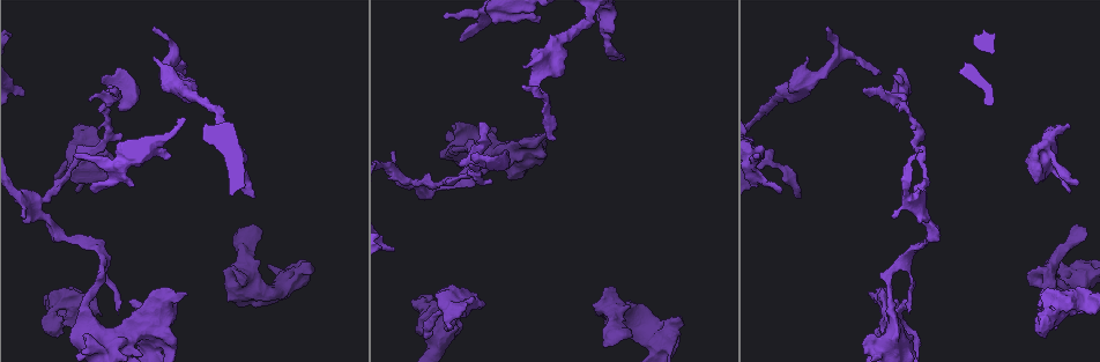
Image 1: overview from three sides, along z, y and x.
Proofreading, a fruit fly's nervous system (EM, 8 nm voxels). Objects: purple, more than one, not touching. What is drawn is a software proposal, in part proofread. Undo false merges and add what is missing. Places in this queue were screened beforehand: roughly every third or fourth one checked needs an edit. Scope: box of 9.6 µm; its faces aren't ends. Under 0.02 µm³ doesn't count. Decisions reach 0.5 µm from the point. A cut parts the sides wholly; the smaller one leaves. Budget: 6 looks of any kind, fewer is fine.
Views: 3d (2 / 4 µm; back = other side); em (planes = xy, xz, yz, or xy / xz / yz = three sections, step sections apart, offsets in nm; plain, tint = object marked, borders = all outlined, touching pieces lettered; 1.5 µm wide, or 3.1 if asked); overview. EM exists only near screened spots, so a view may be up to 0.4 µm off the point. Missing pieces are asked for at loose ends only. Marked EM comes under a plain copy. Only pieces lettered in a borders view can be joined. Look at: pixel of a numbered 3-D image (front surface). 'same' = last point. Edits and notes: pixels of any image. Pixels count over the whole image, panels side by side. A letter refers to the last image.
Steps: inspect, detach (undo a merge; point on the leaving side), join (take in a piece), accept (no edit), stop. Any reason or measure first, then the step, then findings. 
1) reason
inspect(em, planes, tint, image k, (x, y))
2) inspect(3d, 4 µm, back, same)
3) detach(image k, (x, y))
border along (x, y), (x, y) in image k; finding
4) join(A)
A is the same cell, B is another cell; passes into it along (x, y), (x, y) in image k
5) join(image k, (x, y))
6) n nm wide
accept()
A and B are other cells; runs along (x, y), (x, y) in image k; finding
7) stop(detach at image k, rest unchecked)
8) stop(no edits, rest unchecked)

inspect(em, xz, step 4, borders, image 1, (234, 234))

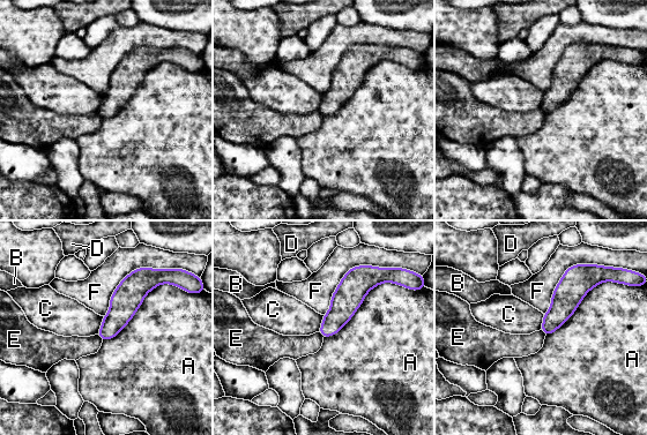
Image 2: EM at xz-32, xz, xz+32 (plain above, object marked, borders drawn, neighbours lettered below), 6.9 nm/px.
cut it another way
inspect(em, xy, step 8, borders, same)

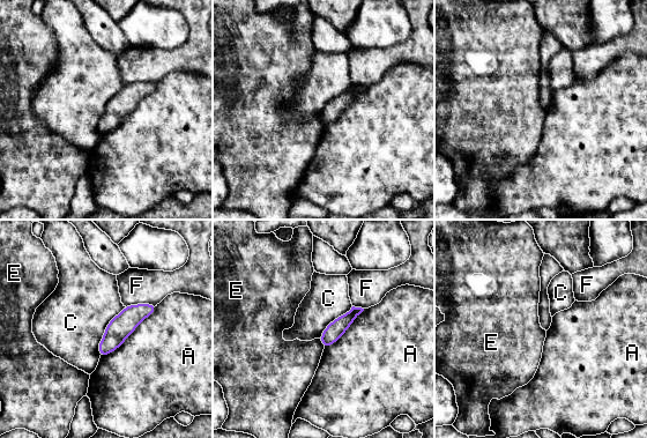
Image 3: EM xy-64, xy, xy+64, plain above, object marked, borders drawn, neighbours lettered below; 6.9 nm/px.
accept()
A, C, E and F are other cells; border along (125, 306), (106, 326), (99, 356) in image 3; no lettered piece goes on from it

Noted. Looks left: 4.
free end
inspect(em, yz, step 4, tint, image 1, (556, 138))

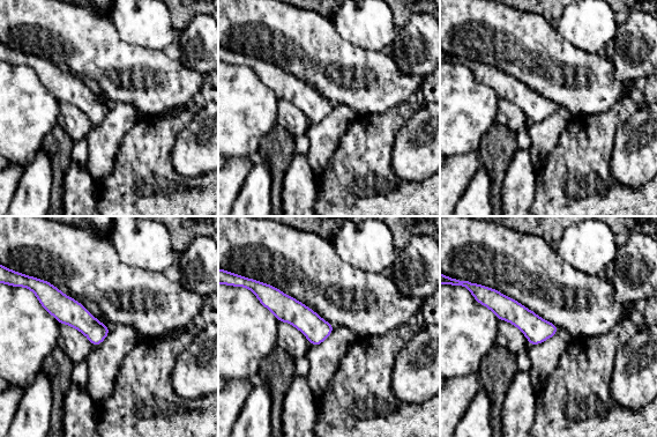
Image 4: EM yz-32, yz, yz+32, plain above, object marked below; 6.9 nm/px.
cut it another way
inspect(em, planes, borders, same)

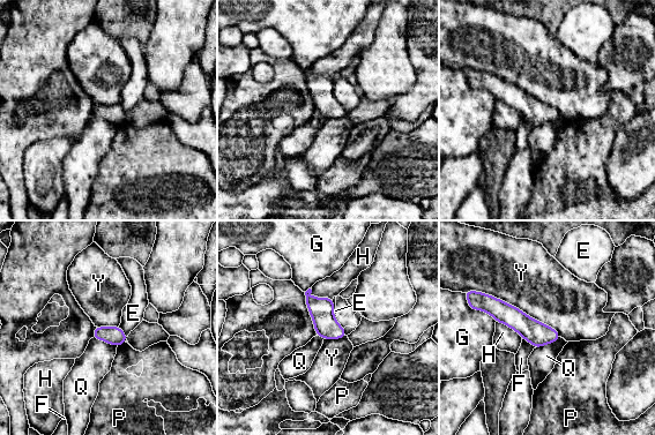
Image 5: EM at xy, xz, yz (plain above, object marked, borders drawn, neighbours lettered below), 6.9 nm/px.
accept()
E, F, G, H, P, Q and Y are other cells; border along (119, 325), (127, 336) in image 5; no lettered piece goes on from it

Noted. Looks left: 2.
branch stops here
inspect(3d, 2 µm, image 1, (169, 157))

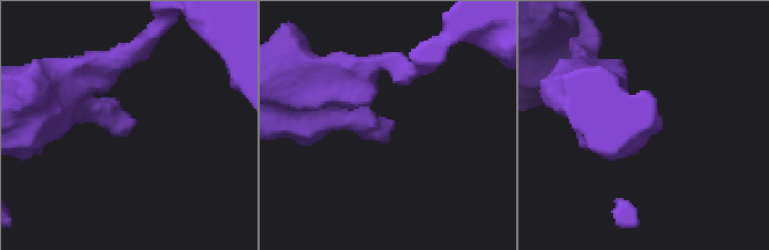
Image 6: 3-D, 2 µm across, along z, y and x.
inspect(em, planes, borders, image 6, (654, 132))

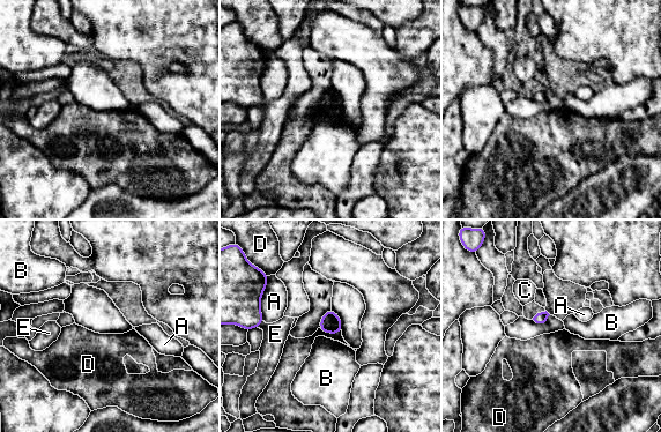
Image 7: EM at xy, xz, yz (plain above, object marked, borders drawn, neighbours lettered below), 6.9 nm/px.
accept()
A, B, C, D and E are other cells; no lettered piece goes on from it

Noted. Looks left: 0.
stop(no edits, rest unchecked)

